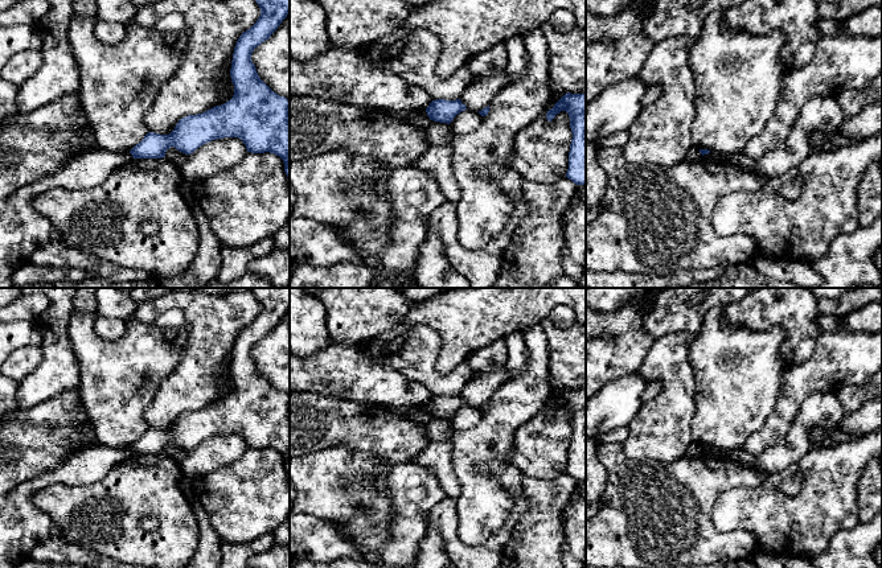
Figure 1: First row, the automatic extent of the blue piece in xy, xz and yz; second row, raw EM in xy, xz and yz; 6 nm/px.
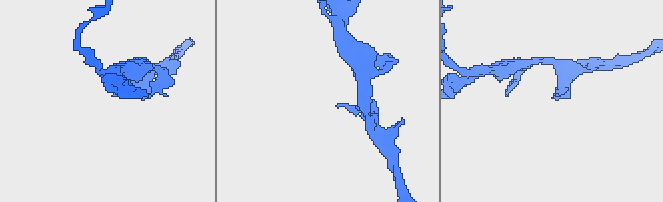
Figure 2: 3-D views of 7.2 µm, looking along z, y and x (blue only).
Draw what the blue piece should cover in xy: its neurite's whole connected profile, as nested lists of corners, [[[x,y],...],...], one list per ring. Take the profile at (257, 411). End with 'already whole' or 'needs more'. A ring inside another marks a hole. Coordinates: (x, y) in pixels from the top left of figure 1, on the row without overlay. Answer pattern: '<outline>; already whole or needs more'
[[[251,288],[261,304],[257,318],[238,334],[231,357],[230,373],[234,380],[234,391],[221,402],[216,402],[202,409],[188,411],[179,416],[169,431],[148,428],[130,449],[134,454],[163,454],[165,448],[175,443],[177,446],[190,450],[201,441],[223,433],[238,433],[246,441],[247,448],[270,448],[284,458],[284,468],[290,474],[290,398],[274,388],[258,371],[251,350],[257,342],[268,336],[282,317],[290,309],[290,288]]]; already whole

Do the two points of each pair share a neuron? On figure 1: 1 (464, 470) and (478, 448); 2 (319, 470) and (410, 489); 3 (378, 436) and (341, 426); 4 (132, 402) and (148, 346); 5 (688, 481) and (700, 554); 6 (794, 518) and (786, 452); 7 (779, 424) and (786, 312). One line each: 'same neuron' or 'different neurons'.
1: same neuron
2: different neurons
3: same neuron
4: same neuron
5: same neuron
6: different neurons
7: different neurons

